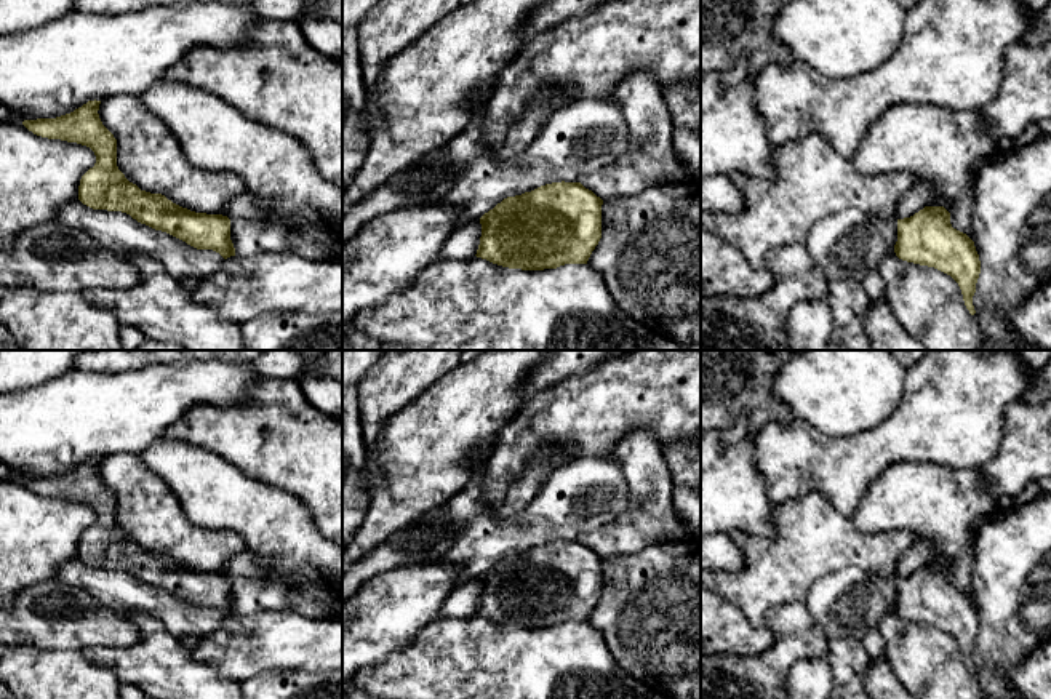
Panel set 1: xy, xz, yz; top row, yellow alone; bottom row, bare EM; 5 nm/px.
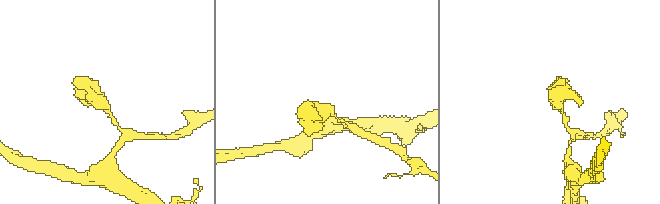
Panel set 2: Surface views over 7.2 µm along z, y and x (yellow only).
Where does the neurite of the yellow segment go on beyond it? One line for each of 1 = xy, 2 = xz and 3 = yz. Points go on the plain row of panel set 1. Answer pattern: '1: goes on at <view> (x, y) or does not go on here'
1: does not go on here
2: does not go on here
3: does not go on here

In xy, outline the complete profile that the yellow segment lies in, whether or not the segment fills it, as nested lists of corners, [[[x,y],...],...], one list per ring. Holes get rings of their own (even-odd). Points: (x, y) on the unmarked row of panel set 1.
[[[88,459],[56,477],[24,478],[37,494],[90,505],[96,521],[80,537],[78,558],[93,568],[122,569],[141,582],[166,590],[197,608],[213,608],[224,617],[235,614],[230,577],[195,571],[162,552],[141,549],[117,525],[117,497],[99,477],[101,459]]]

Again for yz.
[[[925,565],[910,576],[897,577],[894,611],[899,617],[934,625],[950,633],[960,645],[971,673],[973,654],[981,632],[974,600],[950,582],[944,565]]]

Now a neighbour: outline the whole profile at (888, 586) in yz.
[[[873,576],[873,582],[878,587],[878,590],[883,593],[883,597],[894,605],[897,600],[897,577],[888,576],[888,577],[877,577]]]

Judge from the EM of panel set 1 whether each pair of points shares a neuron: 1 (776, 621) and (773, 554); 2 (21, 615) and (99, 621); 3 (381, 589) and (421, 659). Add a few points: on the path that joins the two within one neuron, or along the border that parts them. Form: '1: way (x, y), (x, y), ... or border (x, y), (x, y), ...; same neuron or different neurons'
1: border (803, 600), (775, 605), (767, 613), (763, 624); different neurons
2: way (40, 619), (80, 623); same neuron
3: border (437, 618), (410, 643), (394, 650), (379, 663); different neurons

